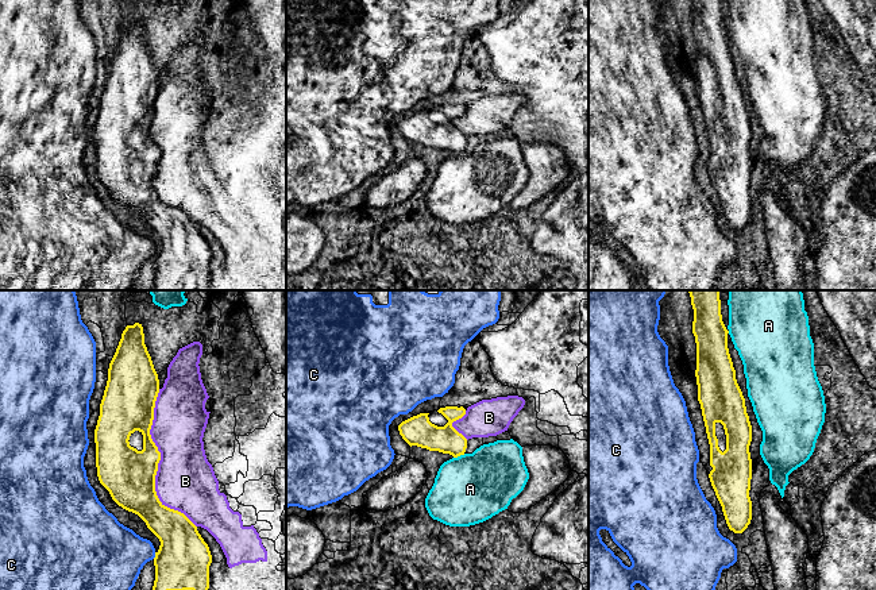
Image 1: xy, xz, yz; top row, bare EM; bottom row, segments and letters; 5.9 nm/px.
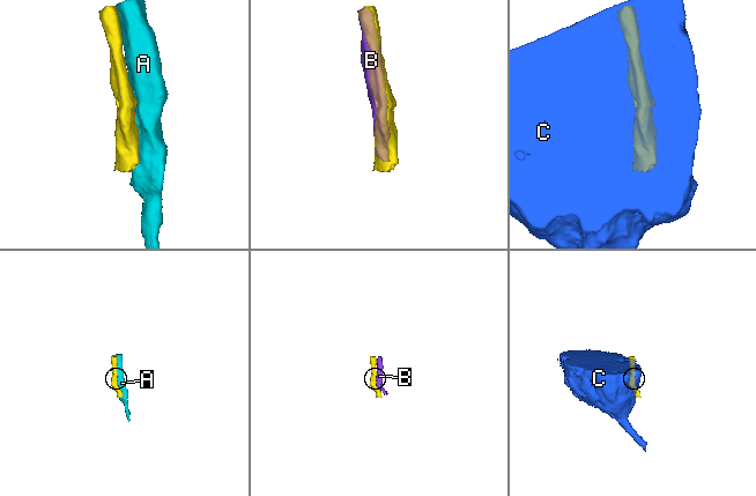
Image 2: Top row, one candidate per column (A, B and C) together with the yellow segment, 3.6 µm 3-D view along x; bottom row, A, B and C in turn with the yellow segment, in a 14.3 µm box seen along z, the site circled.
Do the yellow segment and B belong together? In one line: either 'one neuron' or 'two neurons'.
two neurons

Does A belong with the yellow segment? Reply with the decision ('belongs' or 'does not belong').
does not belong

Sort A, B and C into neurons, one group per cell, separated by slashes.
A / B / C

